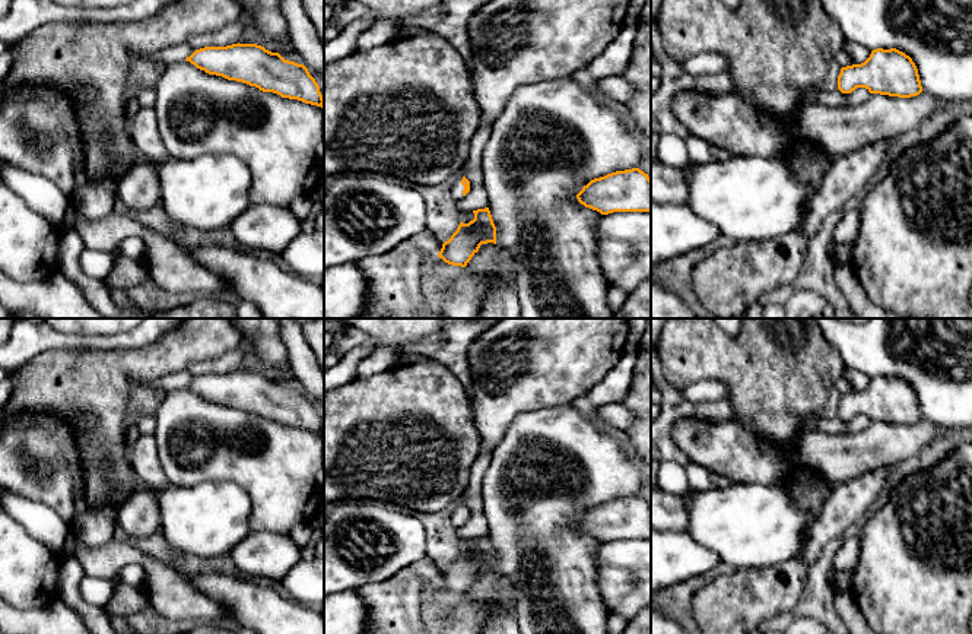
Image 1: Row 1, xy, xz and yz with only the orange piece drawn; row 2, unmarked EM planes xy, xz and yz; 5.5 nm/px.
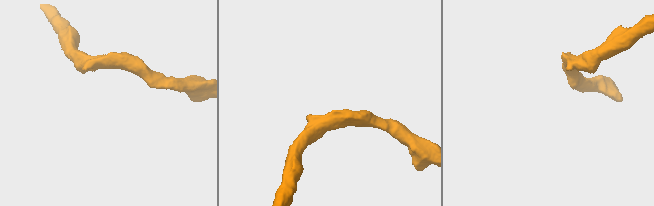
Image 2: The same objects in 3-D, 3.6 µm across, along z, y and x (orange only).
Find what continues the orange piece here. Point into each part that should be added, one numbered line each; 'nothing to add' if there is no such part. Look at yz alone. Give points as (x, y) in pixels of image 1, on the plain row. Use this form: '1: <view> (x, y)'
nothing to add

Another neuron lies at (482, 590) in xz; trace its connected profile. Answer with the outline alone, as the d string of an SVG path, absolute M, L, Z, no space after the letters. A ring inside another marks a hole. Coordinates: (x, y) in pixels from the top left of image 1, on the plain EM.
M493 570L482 571L479 578L474 580L467 595L479 603L492 603L495 600L495 589L501 574Z

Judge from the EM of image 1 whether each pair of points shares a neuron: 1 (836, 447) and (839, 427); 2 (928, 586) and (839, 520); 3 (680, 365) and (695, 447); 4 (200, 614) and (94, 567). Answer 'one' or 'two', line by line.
1: two
2: two
3: two
4: one

